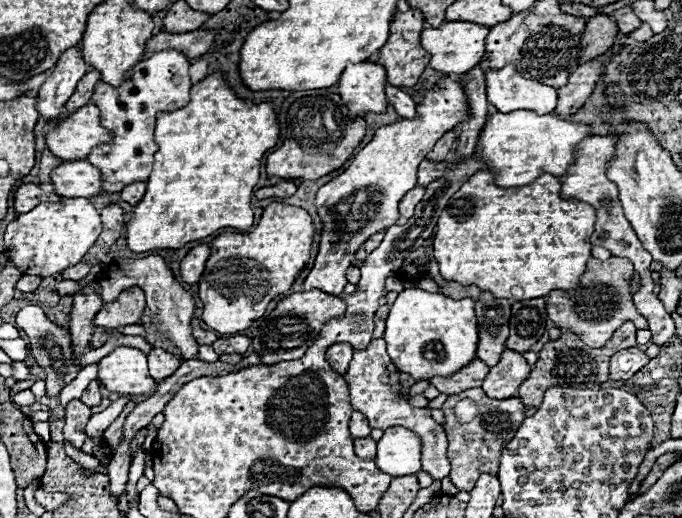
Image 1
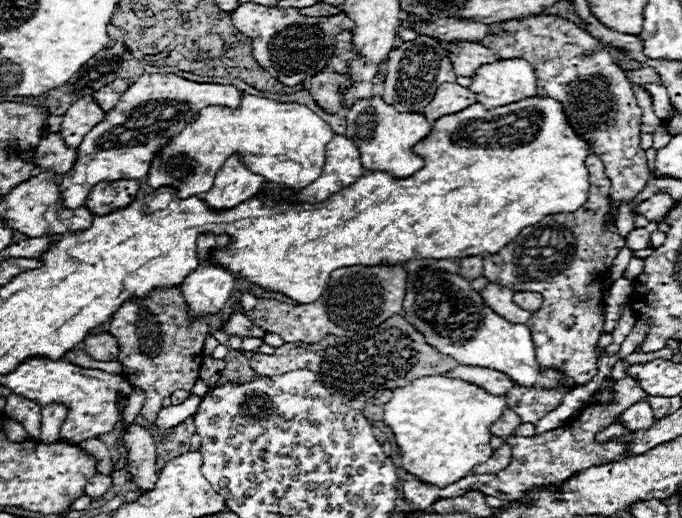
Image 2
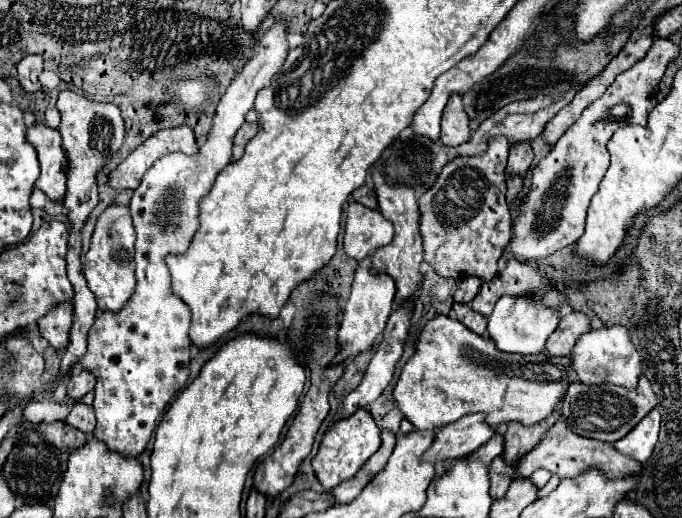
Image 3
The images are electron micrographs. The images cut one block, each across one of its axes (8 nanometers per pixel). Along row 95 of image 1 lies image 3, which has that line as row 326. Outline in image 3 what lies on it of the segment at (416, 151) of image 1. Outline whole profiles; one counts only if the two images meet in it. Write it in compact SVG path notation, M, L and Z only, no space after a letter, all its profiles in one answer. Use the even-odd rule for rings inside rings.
M436 316L420 332L418 350L402 368L394 398L416 430L436 430L476 412L484 412L486 424L498 428L512 420L540 422L558 406L572 380L576 374L568 358L506 354L496 350L490 338L470 332L458 320Z

